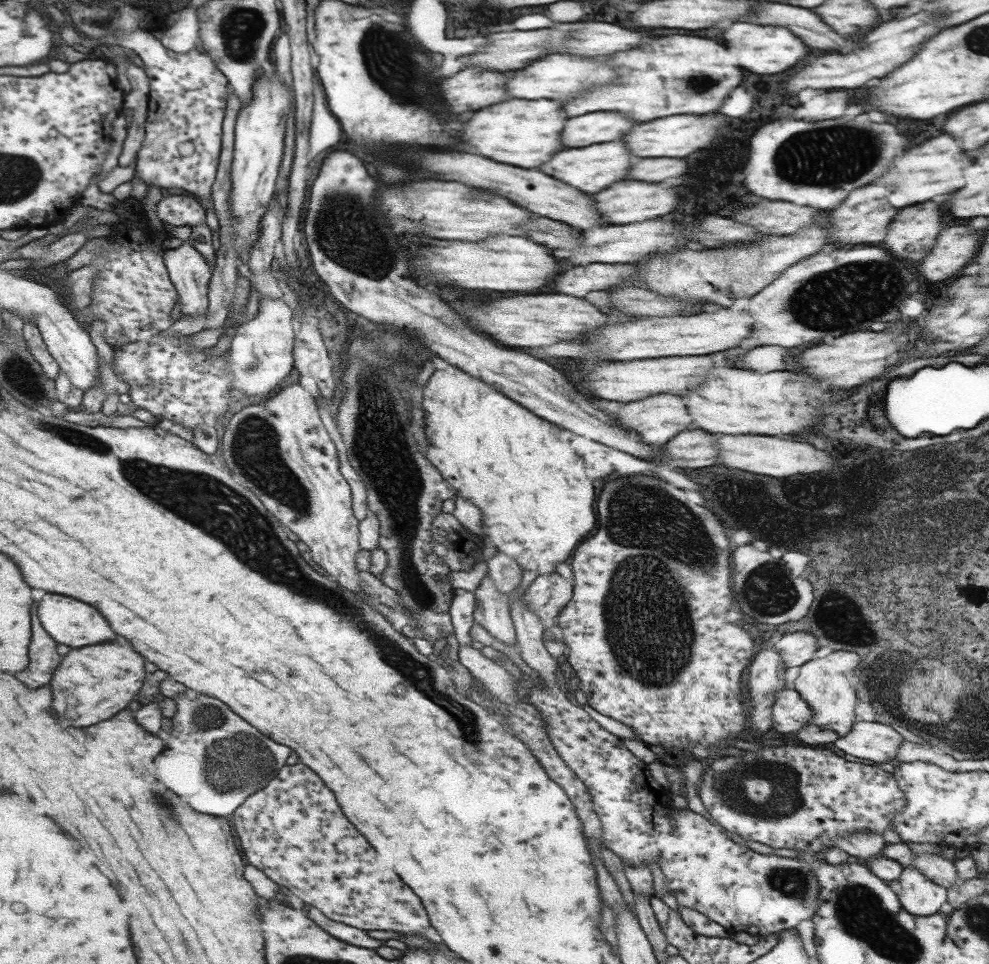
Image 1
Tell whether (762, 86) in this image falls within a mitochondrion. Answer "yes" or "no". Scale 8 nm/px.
no

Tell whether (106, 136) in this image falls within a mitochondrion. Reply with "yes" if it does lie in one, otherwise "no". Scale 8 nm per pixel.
no

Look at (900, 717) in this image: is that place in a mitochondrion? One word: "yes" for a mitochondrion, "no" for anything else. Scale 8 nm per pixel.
no

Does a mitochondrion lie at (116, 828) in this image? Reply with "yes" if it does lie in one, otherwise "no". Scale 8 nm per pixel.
no

